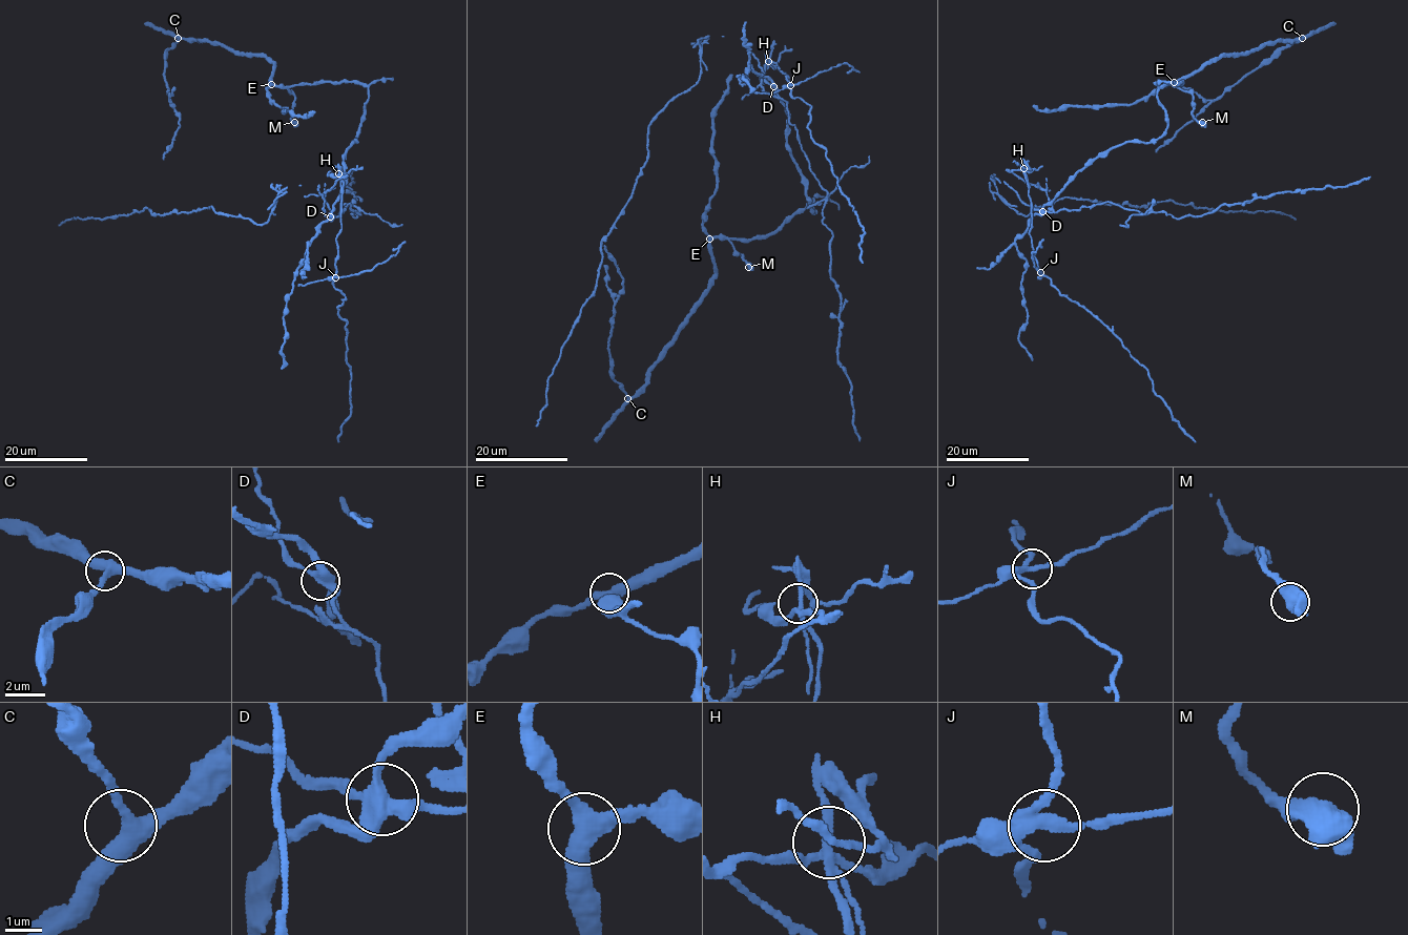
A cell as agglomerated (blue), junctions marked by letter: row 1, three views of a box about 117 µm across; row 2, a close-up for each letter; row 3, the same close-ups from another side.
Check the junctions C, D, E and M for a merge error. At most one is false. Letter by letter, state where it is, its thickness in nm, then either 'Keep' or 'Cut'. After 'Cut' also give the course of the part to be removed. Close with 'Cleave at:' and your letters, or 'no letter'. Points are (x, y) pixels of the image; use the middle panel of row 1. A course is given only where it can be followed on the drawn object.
C: Place: (627, 398). Thickness 420 nm. Keep
D: Place: (773, 86). Thickness 440 nm. Cut
E: Place: (709, 239). Thickness 400 nm. Keep
M: Place: (748, 267). Thickness 440 nm. Keep
Cleave at: D

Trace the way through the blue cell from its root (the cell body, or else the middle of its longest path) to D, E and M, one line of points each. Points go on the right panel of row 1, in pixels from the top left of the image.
D: (1098, 154), (1080, 169), (1042, 211)
E: (1098, 154), (1127, 142), (1150, 143), (1162, 134), (1167, 119), (1157, 90), (1165, 83), (1181, 84), (1174, 82)
M: (1098, 154), (1162, 134), (1167, 119), (1157, 90), (1165, 83), (1181, 83), (1191, 92), (1192, 115), (1202, 122)

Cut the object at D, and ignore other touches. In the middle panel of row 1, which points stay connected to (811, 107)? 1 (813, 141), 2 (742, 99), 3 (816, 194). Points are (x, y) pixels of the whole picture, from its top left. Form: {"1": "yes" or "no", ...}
{"1": "yes", "2": "yes", "3": "no"}

